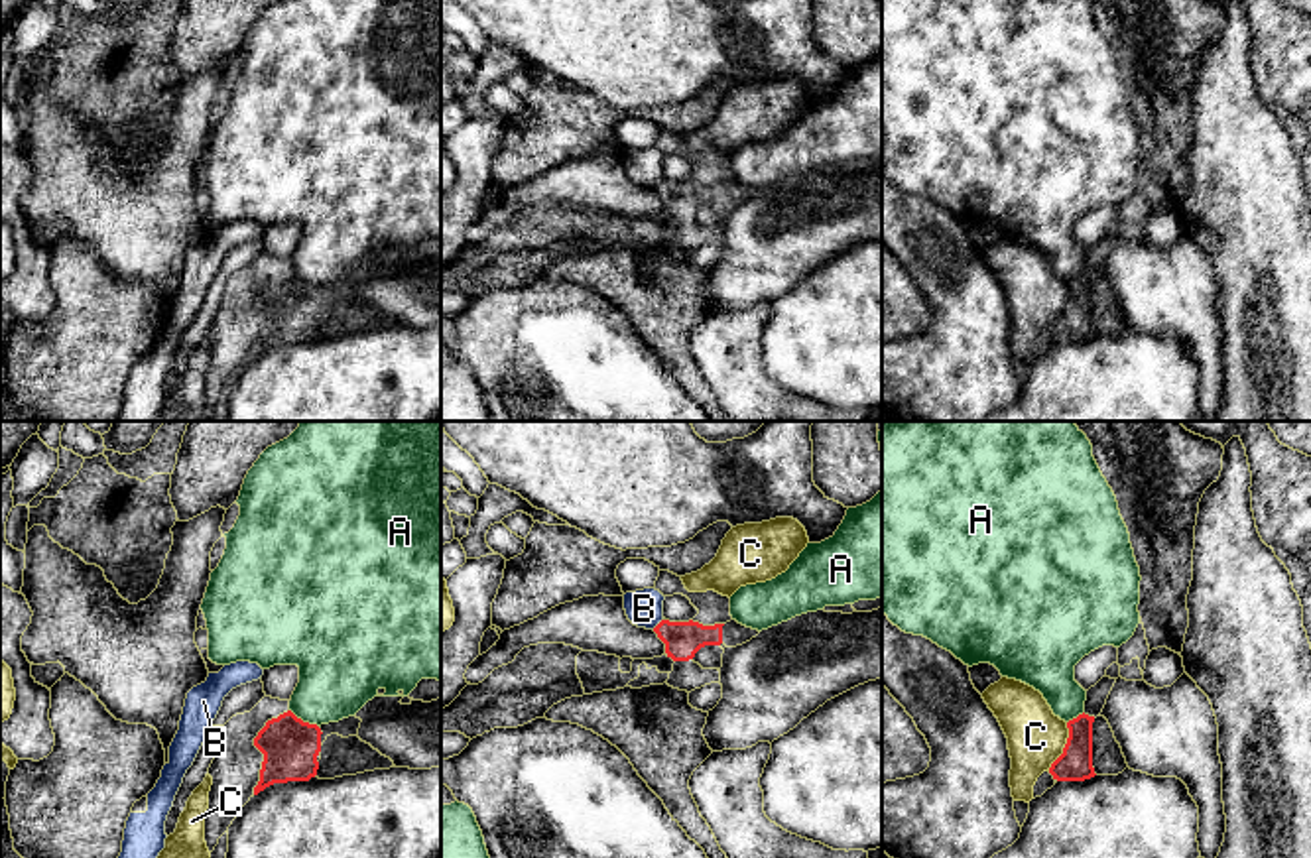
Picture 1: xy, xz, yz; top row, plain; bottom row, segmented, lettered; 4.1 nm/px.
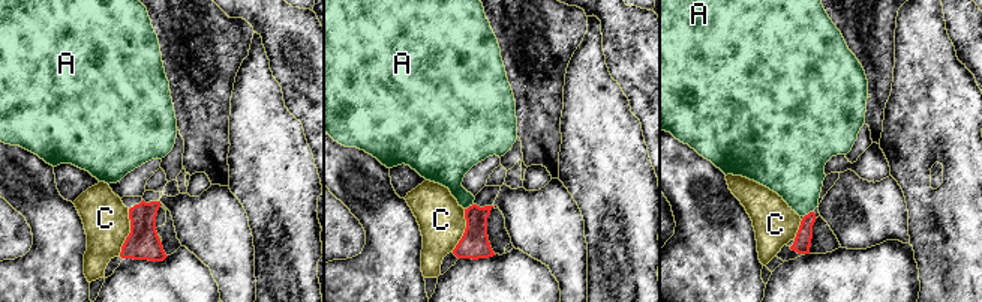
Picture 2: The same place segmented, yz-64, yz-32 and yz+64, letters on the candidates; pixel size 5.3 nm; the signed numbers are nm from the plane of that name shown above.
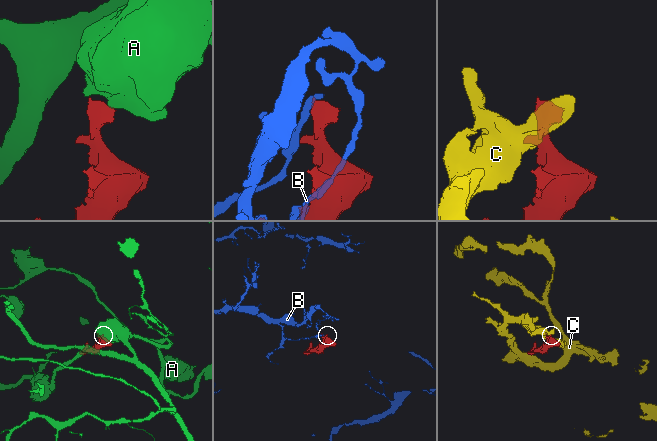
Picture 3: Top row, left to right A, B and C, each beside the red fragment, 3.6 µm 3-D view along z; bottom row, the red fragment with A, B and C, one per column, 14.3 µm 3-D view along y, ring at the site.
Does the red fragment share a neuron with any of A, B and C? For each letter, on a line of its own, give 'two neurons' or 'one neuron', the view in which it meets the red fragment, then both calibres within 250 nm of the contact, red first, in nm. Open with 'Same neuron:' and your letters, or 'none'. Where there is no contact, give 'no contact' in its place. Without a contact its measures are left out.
Same neuron: none
A: two neurons; contact in xy; calibres 240 and 320 nm
B: two neurons; contact in xz; calibres 150 and 160 nm
C: two neurons; contact in yz; calibres 140 and 240 nm

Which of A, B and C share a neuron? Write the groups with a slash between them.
A / B / C

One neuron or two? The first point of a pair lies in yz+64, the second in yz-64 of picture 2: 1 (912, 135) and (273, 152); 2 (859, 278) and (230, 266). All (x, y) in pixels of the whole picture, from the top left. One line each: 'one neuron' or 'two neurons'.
1: one neuron
2: two neurons

